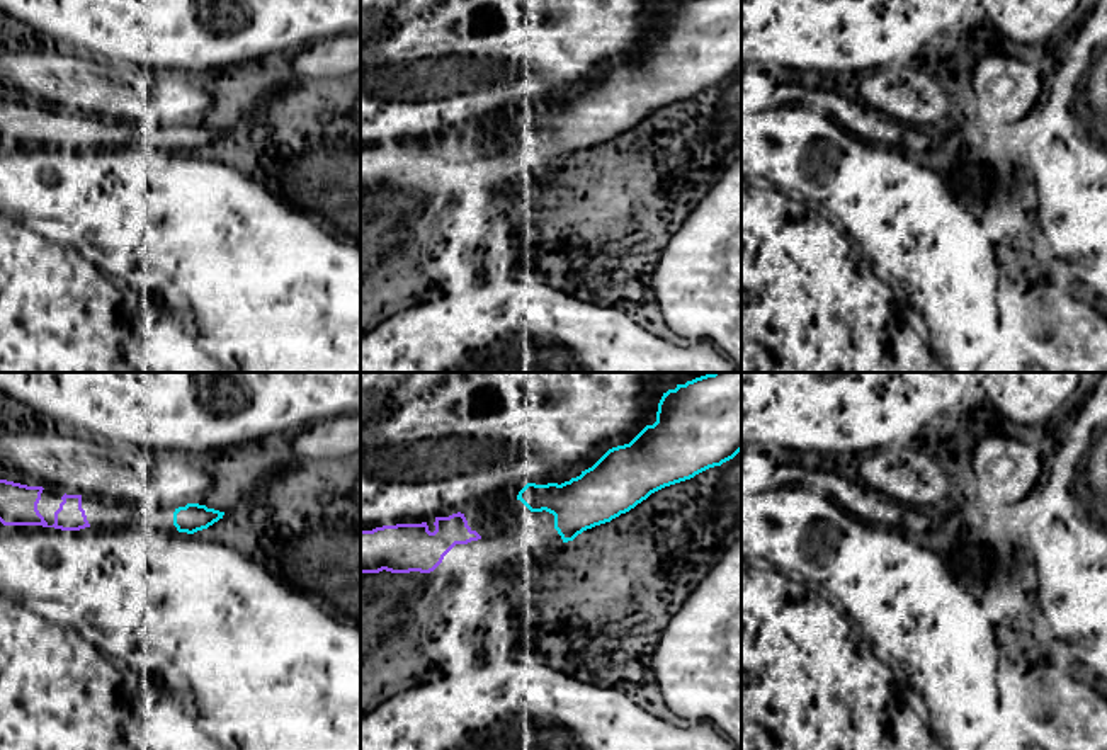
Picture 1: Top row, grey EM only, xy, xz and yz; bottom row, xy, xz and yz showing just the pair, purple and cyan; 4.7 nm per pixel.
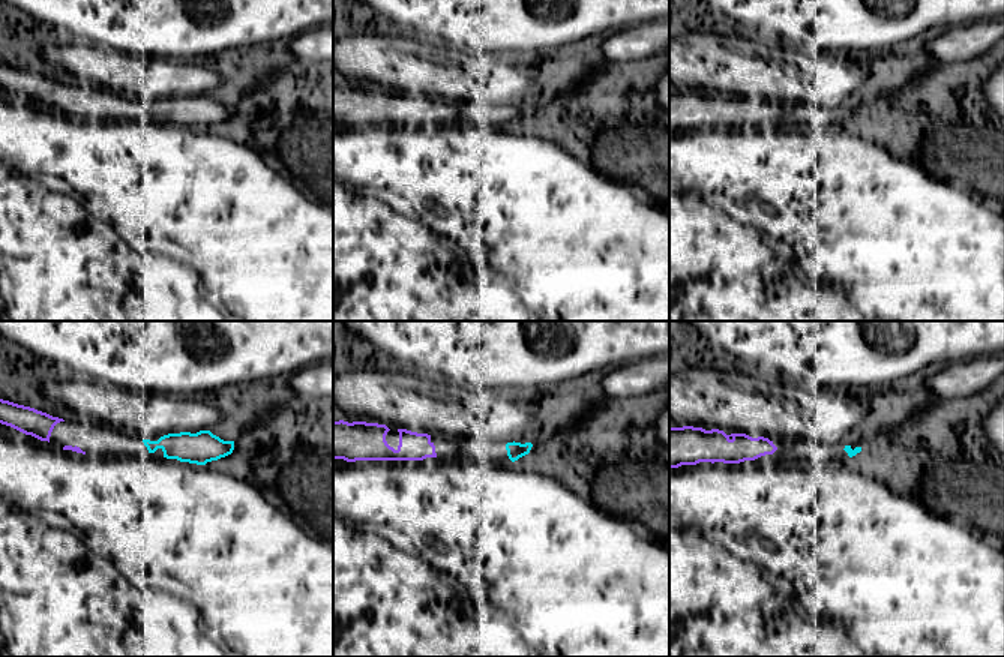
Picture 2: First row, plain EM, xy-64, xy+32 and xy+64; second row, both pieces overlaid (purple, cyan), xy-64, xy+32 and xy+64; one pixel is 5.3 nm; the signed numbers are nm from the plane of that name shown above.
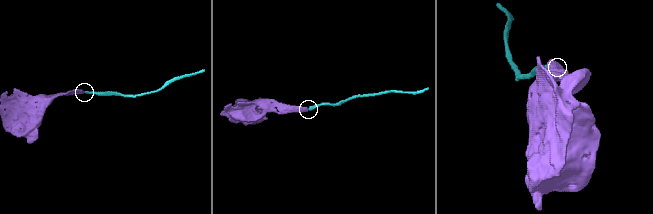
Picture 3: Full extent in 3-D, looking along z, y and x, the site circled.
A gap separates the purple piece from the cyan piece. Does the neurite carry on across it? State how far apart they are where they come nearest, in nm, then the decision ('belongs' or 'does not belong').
240 nm | belongs

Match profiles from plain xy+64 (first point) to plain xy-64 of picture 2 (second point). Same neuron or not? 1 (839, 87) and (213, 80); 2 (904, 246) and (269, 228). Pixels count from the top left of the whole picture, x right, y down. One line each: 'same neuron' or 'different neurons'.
1: same neuron
2: same neuron

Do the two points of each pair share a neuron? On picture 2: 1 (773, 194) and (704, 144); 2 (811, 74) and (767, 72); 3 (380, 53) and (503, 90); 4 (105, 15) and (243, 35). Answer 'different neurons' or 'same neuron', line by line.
1: same neuron
2: same neuron
3: same neuron
4: same neuron

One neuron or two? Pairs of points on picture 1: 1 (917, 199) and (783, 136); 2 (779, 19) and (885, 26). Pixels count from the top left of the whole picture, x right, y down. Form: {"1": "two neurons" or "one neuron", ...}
{"1": "one neuron", "2": "one neuron"}

